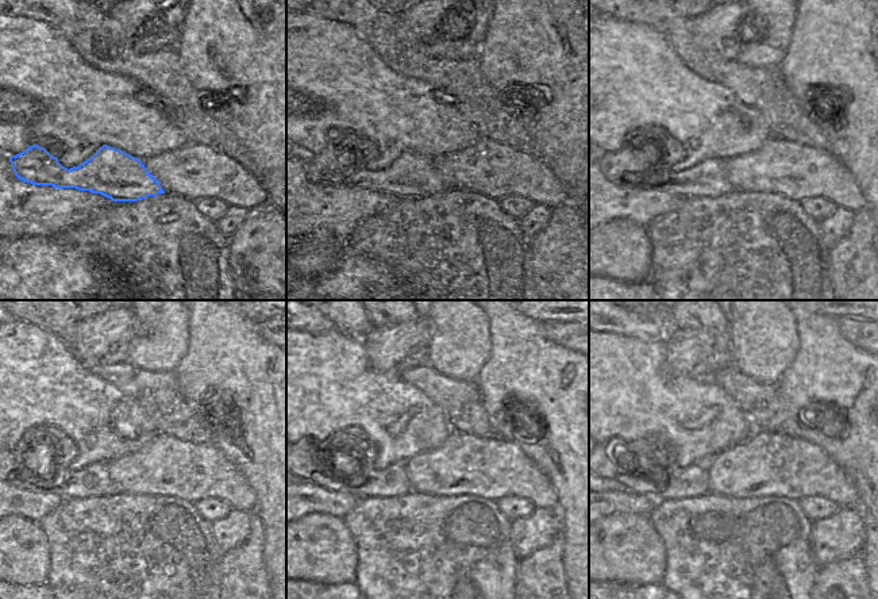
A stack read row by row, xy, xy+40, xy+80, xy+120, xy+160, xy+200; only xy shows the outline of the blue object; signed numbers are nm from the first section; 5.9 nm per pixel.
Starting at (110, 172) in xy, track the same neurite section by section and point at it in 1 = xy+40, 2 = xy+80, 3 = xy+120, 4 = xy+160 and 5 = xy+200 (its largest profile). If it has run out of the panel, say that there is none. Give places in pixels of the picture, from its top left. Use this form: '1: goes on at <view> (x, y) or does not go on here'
1: goes on at xy+40 (411, 176)
2: goes on at xy+80 (708, 179)
3: goes on at xy+120 (93, 480)
4: goes on at xy+160 (314, 467)
5: goes on at xy+200 (681, 483)

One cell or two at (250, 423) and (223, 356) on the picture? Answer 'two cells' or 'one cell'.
one cell

